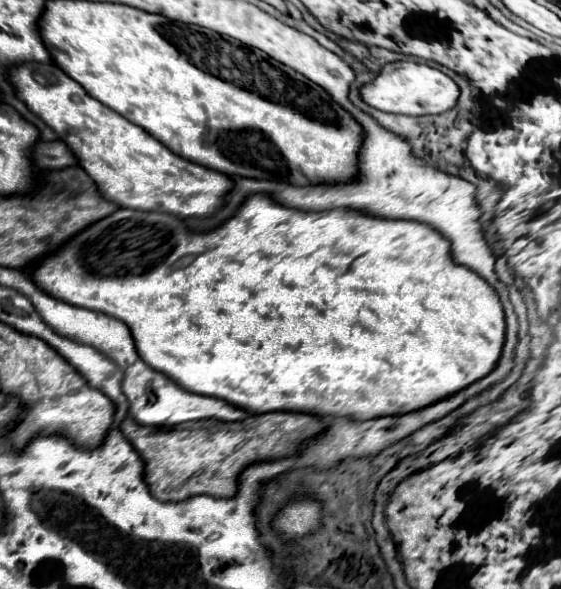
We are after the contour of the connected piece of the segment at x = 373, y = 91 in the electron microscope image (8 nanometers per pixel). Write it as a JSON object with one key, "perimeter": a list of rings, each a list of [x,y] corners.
{"perimeter":[[[395,61],[381,67],[379,75],[361,87],[361,99],[379,111],[397,113],[397,115],[435,115],[451,109],[459,97],[457,85],[439,69],[433,69],[423,63],[413,61]]]}

